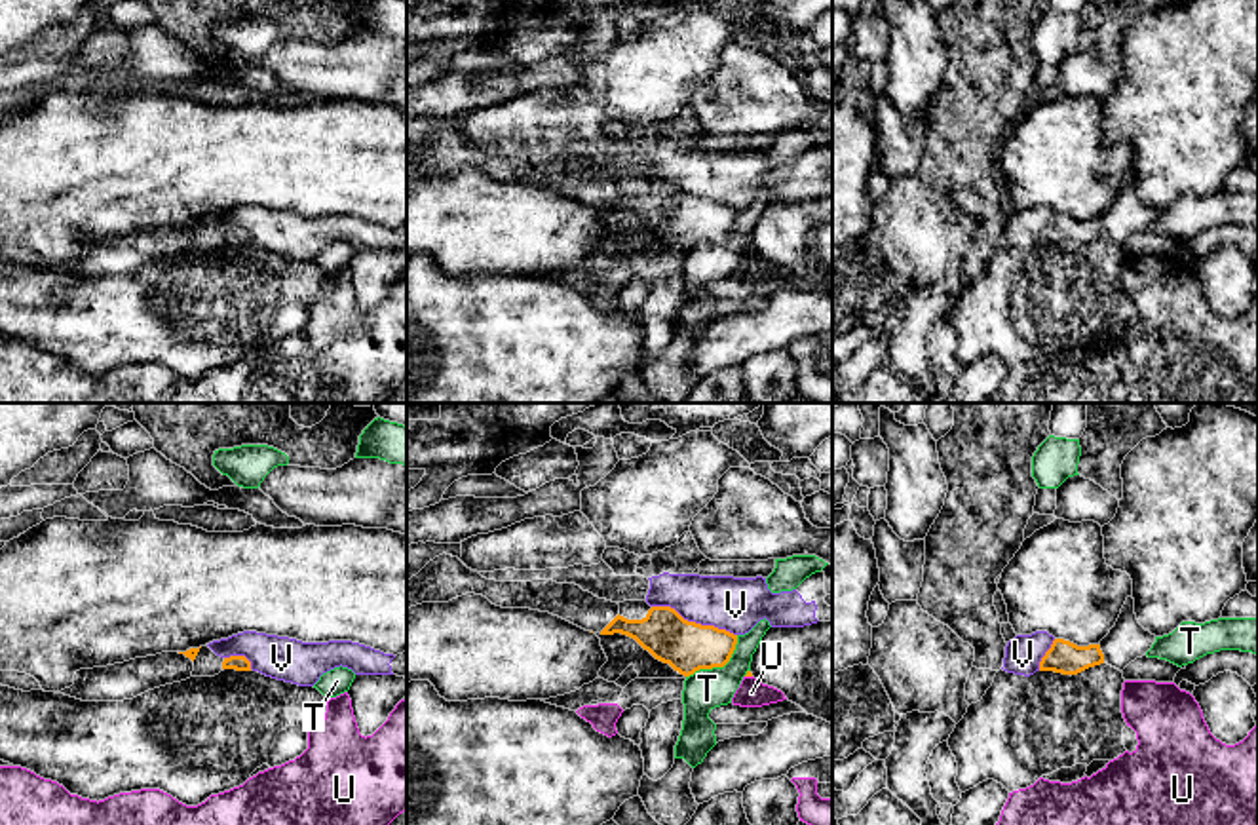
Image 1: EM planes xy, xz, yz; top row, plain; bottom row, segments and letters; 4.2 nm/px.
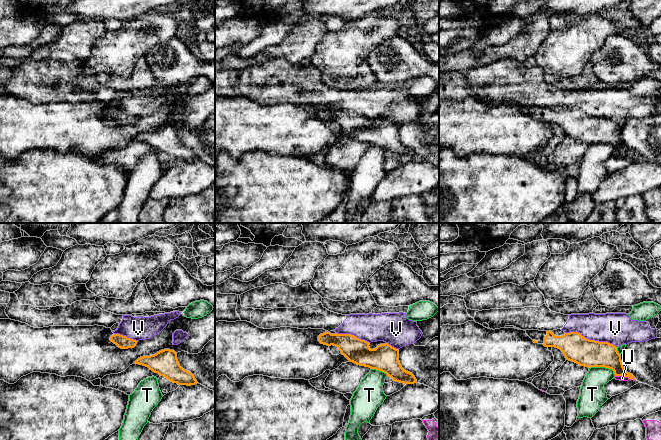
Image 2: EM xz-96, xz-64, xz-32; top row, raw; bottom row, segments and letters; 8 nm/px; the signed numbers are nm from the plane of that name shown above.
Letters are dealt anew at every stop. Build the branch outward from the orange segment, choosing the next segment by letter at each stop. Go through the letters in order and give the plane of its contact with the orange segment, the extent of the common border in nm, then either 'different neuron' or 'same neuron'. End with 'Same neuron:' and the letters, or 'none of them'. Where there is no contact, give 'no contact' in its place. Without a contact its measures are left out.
T: meets orange in xz; contact 280 nm long; different neuron
U: meets orange in xz; contact 30 nm long; different neuron
V: meets orange in xz; contact 380 nm long; different neuron
Same neuron: none of them

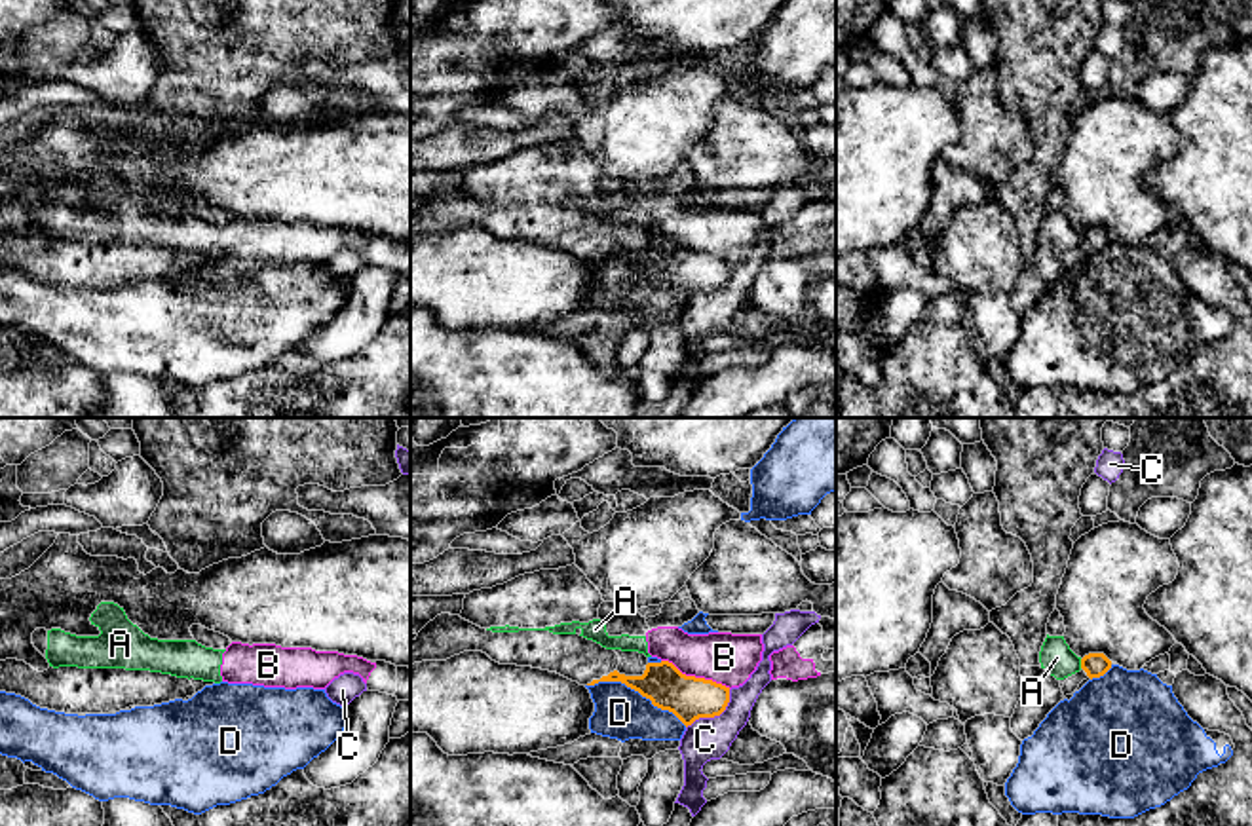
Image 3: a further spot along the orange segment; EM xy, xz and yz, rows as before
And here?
A: meets orange in yz; contact 40 nm long; different neuron
B: meets orange in xz; contact 320 nm long; different neuron
C: meets orange in xz; contact 260 nm long; different neuron
D: meets orange in xz; contact 460 nm long; different neuron
Same neuron: none of them

